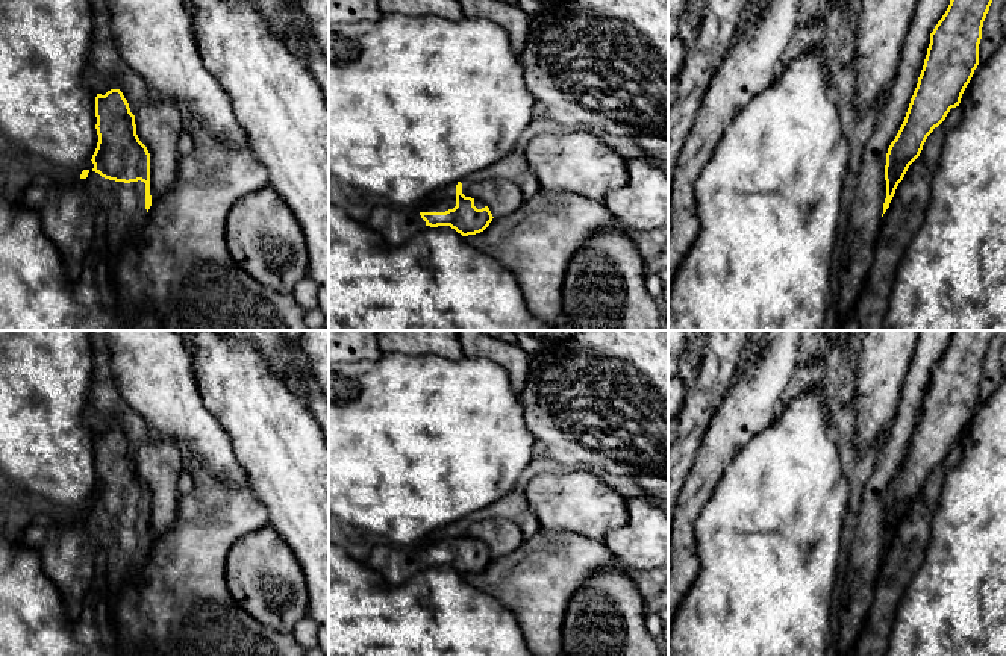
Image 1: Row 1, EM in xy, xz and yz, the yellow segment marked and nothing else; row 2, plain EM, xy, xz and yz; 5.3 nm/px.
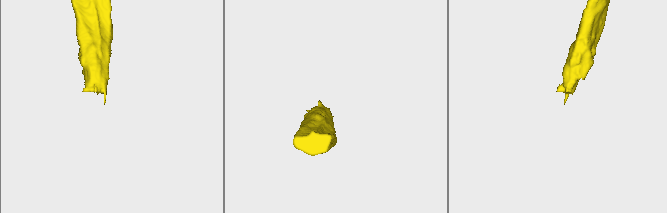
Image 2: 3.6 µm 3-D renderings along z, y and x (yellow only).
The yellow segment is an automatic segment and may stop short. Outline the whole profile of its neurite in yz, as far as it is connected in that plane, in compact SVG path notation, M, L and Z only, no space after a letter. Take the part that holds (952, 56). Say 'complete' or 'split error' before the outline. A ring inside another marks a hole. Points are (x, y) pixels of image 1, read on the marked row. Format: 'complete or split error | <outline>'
complete | M950 0L930 44L904 121L886 153L883 214L927 136L959 106L979 65L982 27L992 0Z

